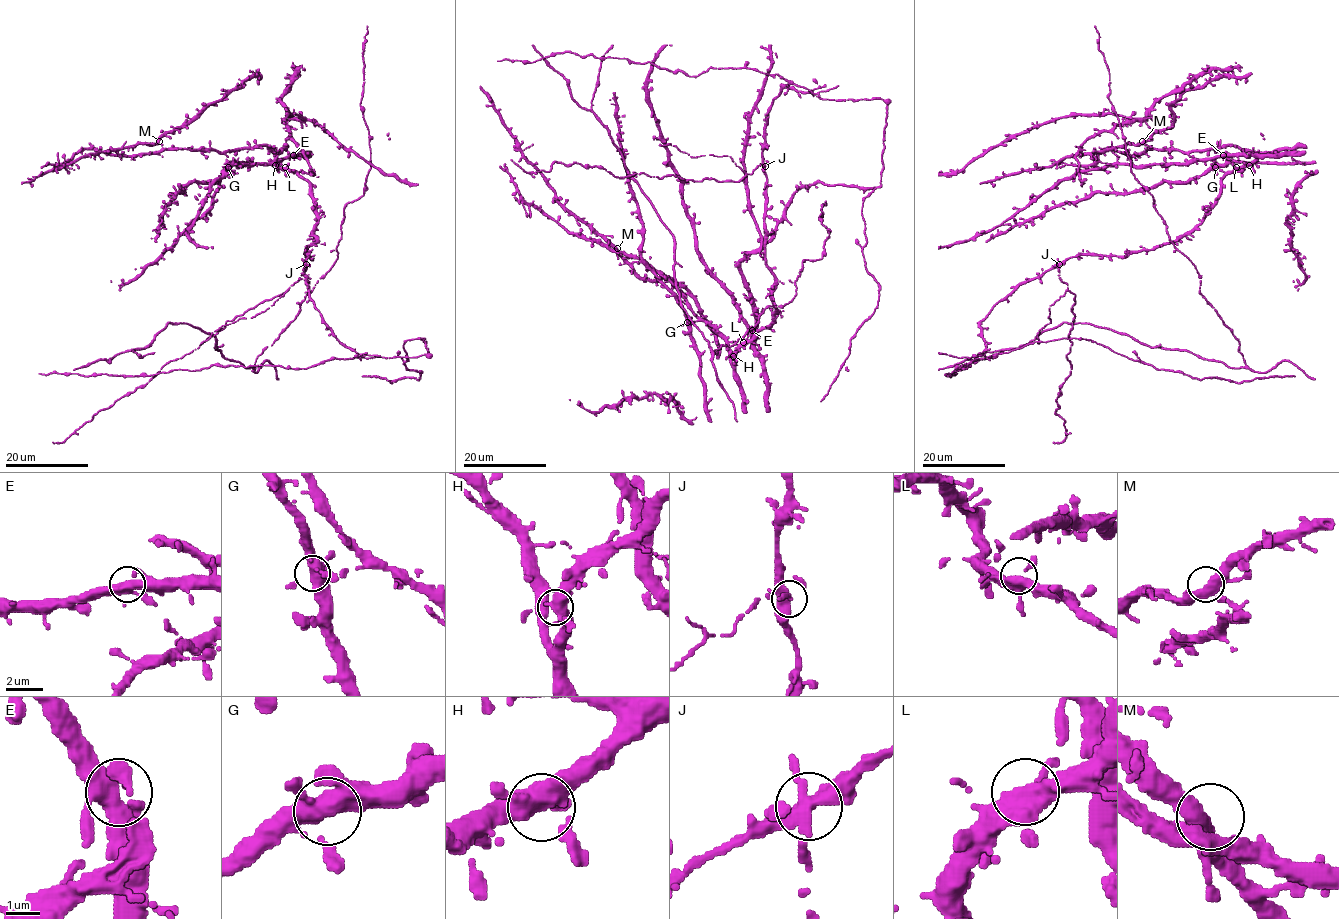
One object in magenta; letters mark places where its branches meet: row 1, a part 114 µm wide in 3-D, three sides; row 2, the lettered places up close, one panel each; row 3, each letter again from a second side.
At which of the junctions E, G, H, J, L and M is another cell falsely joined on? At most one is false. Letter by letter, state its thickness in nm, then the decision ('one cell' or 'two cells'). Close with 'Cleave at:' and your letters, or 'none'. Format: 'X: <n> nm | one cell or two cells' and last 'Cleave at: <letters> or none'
E: 360 nm | one cell
G: 400 nm | one cell
H: 380 nm | one cell
J: 380 nm | two cells
L: 360 nm | one cell
M: 360 nm | one cell
Cleave at: J

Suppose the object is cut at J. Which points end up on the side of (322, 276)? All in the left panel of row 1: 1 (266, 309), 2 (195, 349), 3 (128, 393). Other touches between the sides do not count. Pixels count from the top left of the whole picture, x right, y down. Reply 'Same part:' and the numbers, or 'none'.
Same part: none

